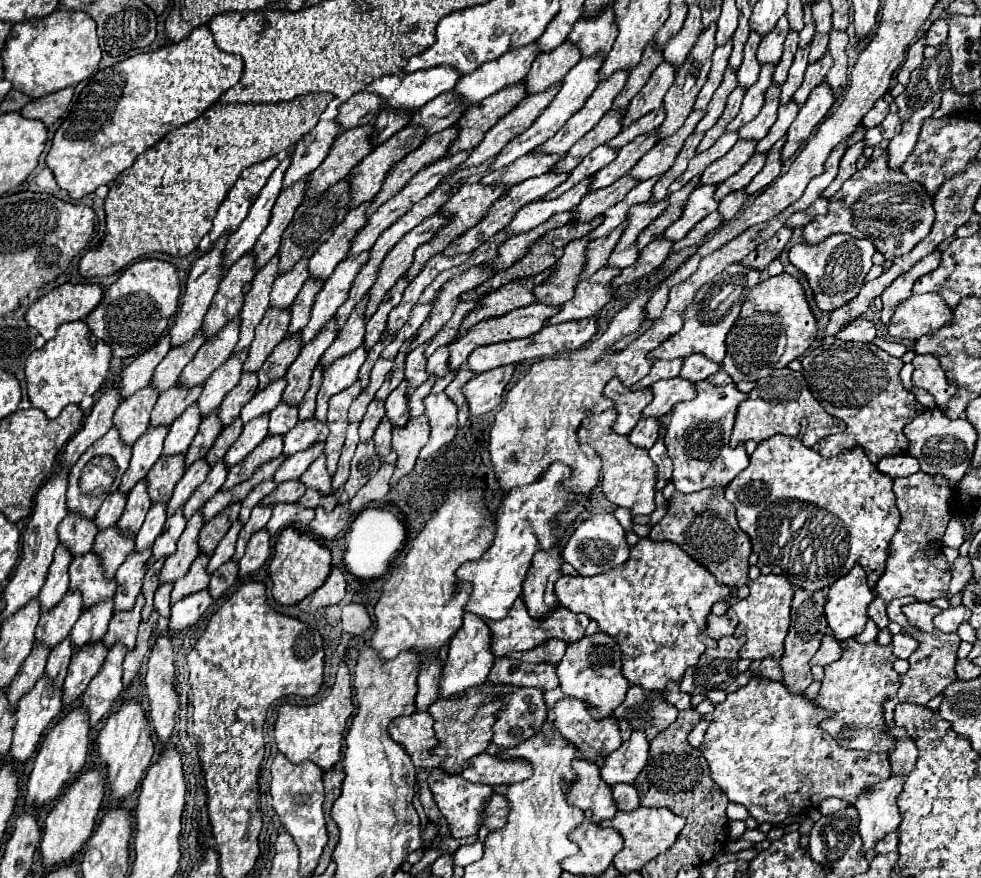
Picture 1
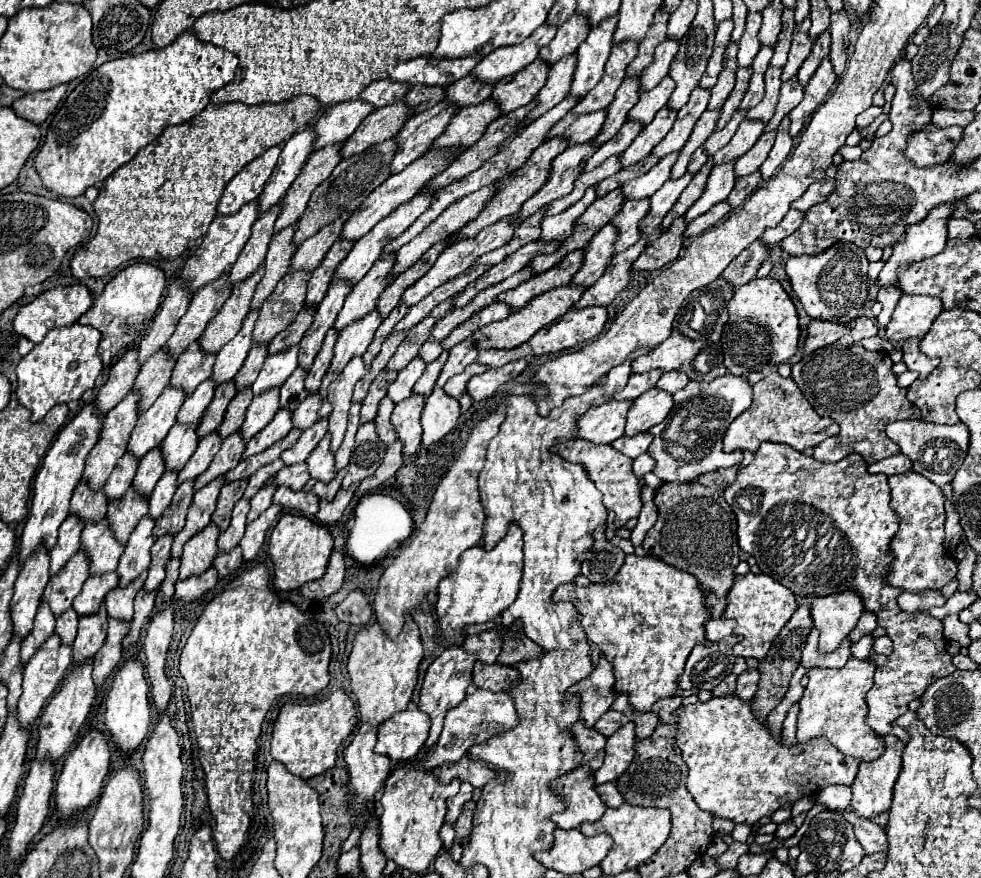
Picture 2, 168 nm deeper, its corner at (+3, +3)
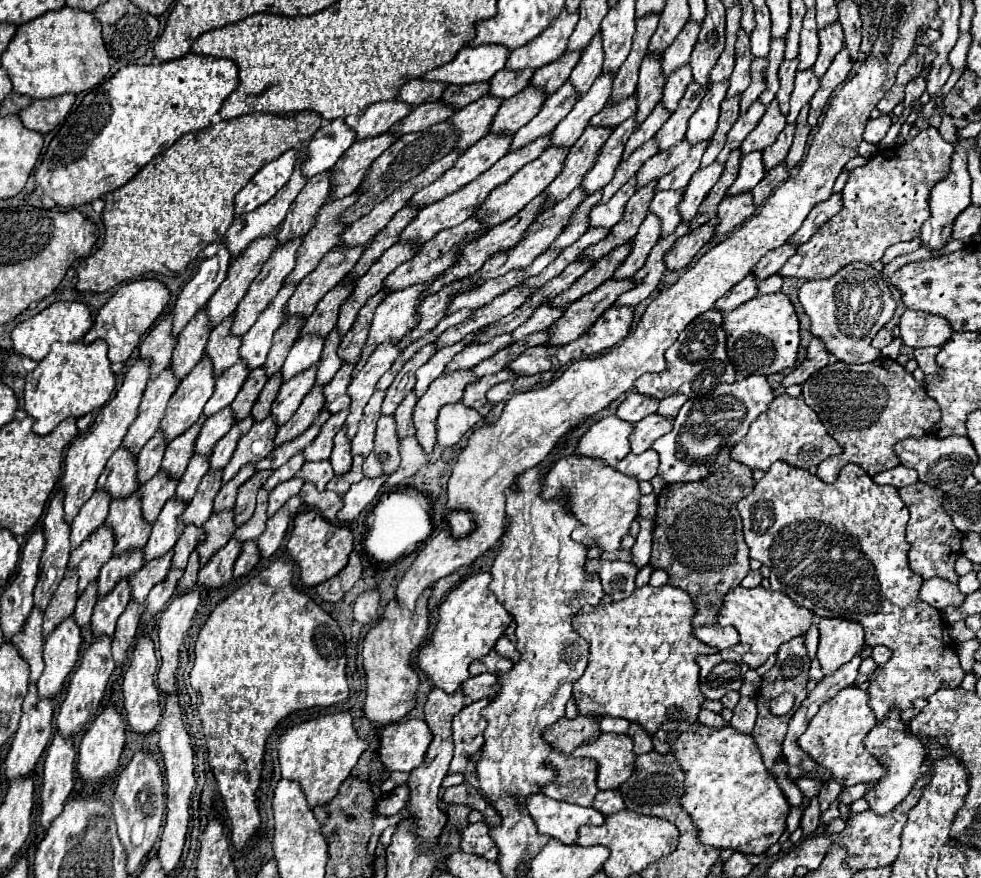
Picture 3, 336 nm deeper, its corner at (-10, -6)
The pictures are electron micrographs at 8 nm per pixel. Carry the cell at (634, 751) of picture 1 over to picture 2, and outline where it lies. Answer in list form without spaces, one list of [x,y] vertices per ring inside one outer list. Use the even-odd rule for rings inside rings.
[[[630,721],[608,737],[604,765],[594,775],[596,783],[602,785],[608,781],[616,781],[628,769],[634,755],[636,755],[636,731]]]

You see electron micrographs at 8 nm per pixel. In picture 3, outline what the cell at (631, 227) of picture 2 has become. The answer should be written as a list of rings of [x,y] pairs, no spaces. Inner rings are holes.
[[[659,190],[655,192],[655,198],[651,202],[651,212],[657,214],[661,218],[661,226],[663,226],[663,234],[667,236],[675,230],[675,226],[681,222],[681,214],[677,210],[677,204],[683,198],[683,190]]]

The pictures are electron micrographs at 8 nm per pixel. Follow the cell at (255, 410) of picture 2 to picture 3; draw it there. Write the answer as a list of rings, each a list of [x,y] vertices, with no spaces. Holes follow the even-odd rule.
[[[311,366],[299,374],[295,374],[289,382],[285,382],[273,402],[273,408],[271,408],[271,414],[277,418],[277,424],[285,424],[299,408],[301,400],[305,398],[305,394],[313,388],[315,384],[315,374],[317,374],[317,366]]]

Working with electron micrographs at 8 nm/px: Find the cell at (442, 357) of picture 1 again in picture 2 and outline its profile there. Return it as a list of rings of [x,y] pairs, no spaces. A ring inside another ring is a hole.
[[[466,339],[466,341],[462,341],[462,343],[454,345],[452,349],[448,349],[448,353],[450,353],[450,357],[448,357],[446,365],[442,367],[442,373],[440,373],[438,381],[436,381],[440,387],[442,387],[452,375],[462,373],[462,369],[464,369],[466,365],[474,363],[474,361],[476,361],[476,355],[478,355],[478,351],[472,349],[472,339]]]

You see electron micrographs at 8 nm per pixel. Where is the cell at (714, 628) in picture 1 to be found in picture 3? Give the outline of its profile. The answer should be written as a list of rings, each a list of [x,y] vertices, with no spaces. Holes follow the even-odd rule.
[[[709,626],[709,628],[695,628],[693,636],[709,646],[715,646],[717,650],[731,648],[737,644],[737,632],[731,626]]]

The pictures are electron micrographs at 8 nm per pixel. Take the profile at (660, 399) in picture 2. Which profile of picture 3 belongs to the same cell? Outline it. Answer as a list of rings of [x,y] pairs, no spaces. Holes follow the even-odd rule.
[[[651,414],[651,416],[643,418],[641,422],[637,422],[637,426],[633,426],[633,432],[629,436],[631,452],[641,454],[641,452],[649,450],[657,438],[661,438],[663,434],[667,434],[671,430],[671,426],[673,426],[673,420],[661,418],[659,414]]]

